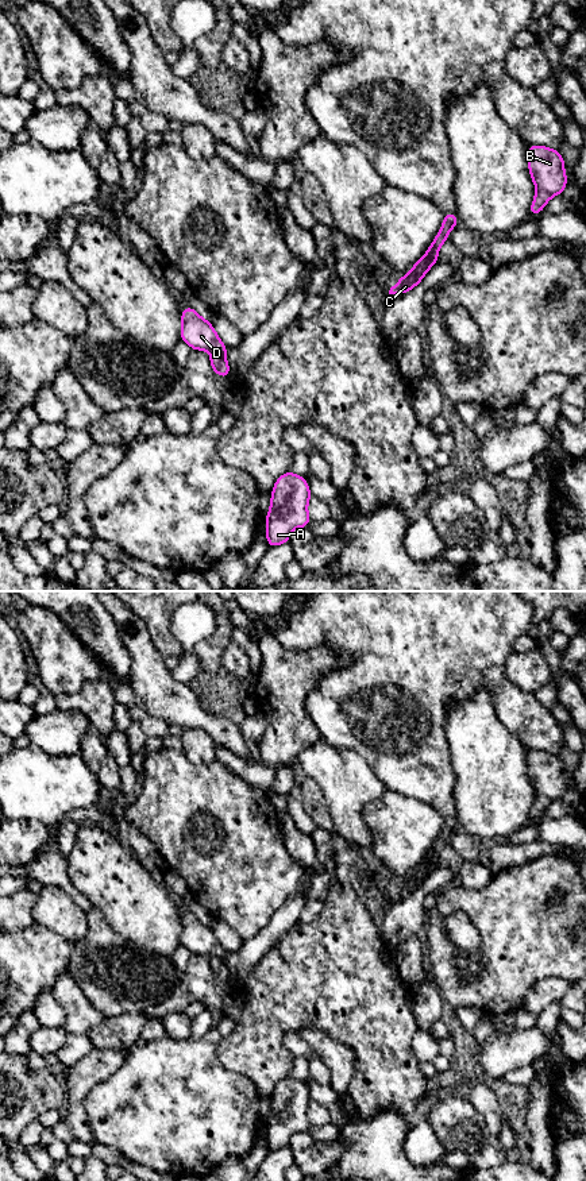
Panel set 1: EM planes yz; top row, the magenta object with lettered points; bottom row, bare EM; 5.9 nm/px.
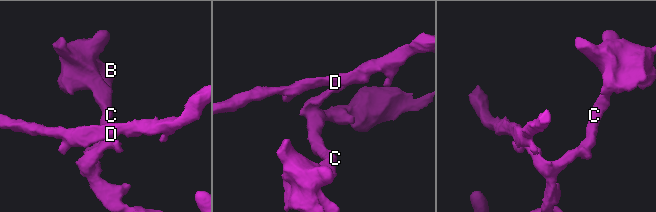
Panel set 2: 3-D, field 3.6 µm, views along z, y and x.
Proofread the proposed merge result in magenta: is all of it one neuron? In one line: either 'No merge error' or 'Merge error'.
Merge error

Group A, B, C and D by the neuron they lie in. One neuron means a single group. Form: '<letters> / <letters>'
A B C / D

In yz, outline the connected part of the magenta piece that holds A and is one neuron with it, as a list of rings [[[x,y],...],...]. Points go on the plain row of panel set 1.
[[[292,1076],[281,1080],[271,1096],[270,1115],[266,1119],[266,1143],[269,1151],[289,1146],[294,1132],[307,1132],[311,1122],[308,1107],[312,1101],[304,1081]]]

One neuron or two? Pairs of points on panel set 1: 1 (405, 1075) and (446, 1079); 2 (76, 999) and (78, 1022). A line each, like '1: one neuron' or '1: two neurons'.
1: two neurons
2: one neuron

